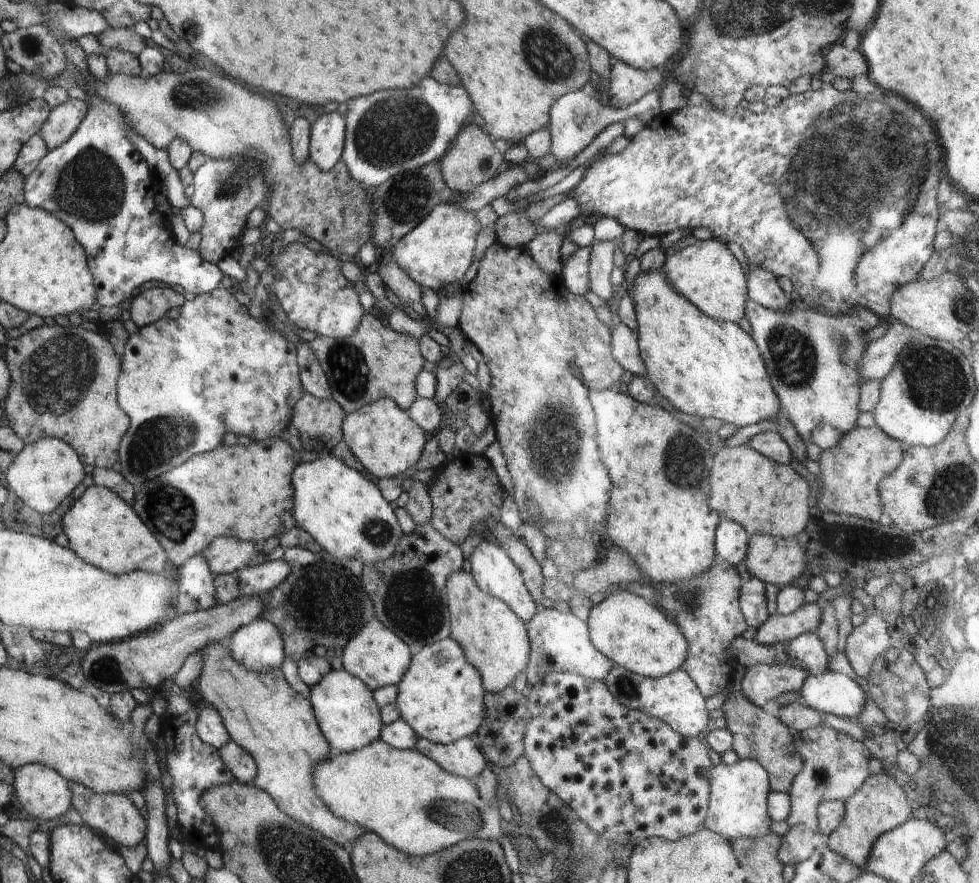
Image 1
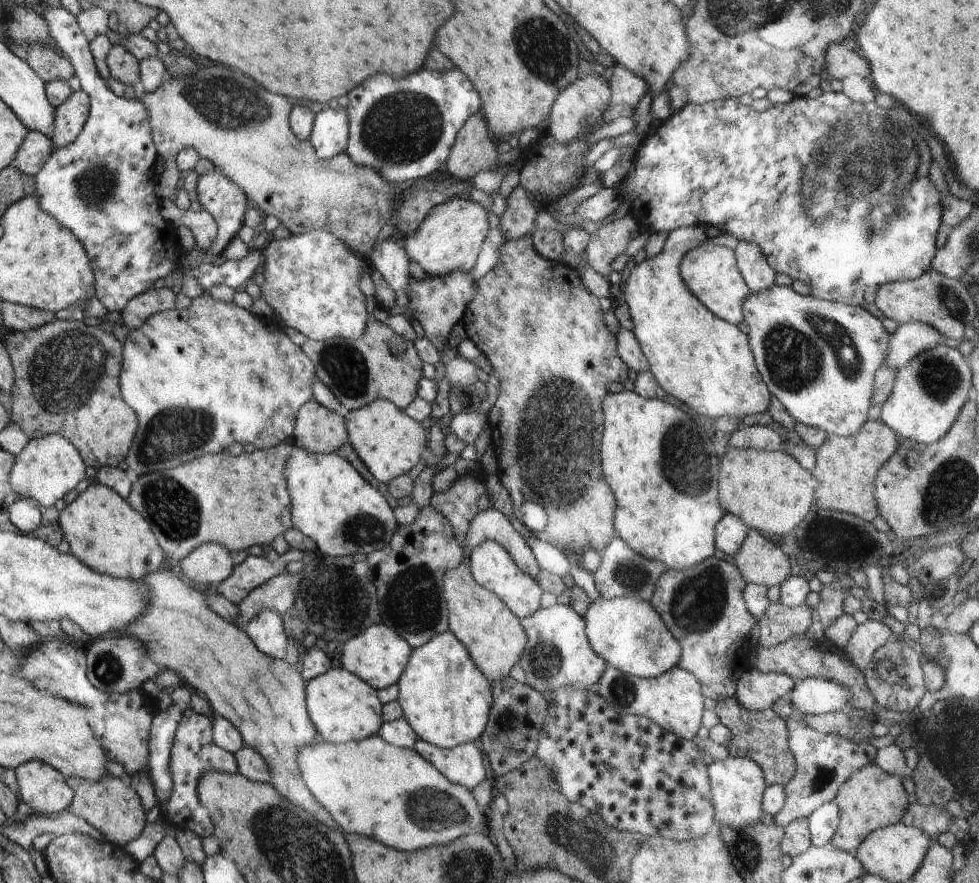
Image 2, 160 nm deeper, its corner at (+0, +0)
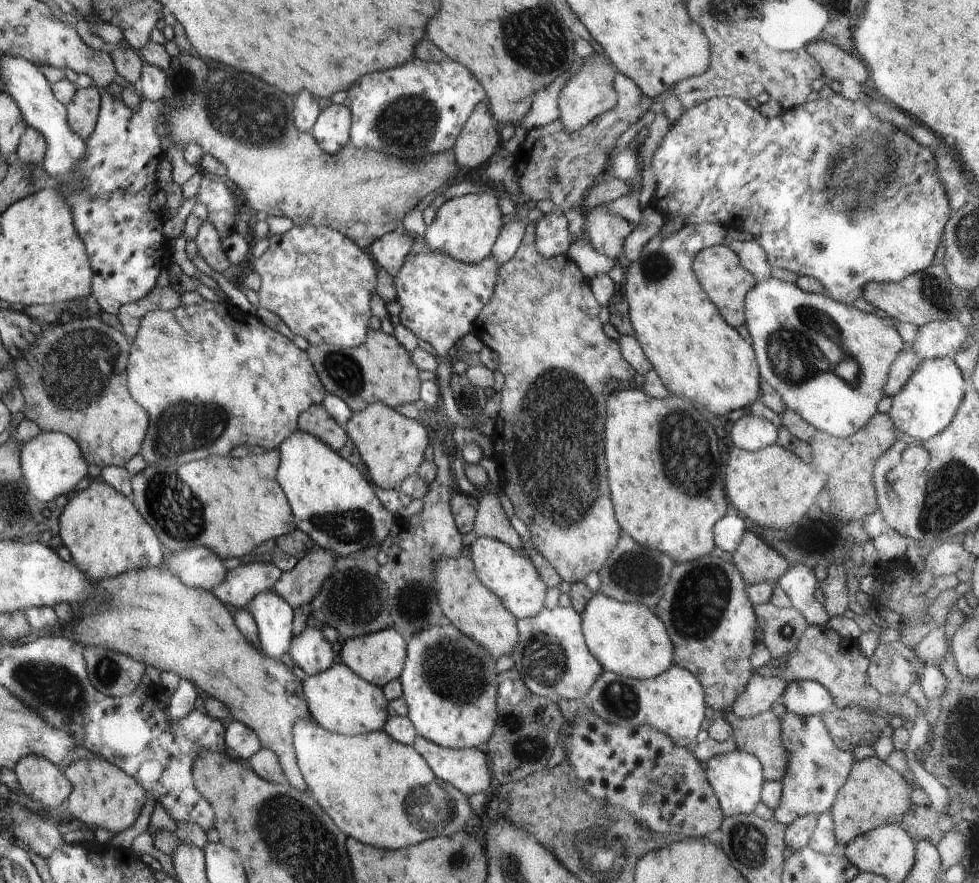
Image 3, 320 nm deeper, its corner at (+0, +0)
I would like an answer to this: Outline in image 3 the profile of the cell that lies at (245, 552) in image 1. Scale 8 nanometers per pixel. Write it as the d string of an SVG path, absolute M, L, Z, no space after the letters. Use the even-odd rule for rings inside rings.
M188 548L188 552L176 551L164 560L164 567L171 570L185 585L194 588L215 588L225 582L226 568L220 556L208 548Z

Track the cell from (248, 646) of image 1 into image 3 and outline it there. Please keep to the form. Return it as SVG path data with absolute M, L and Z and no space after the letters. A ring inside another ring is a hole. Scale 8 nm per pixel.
M268 591L248 606L259 632L261 650L273 659L280 659L291 648L294 636L294 609L274 591Z

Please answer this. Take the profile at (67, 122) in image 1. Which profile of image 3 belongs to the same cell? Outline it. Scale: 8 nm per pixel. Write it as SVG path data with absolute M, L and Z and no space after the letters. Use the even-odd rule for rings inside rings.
M91 87L77 88L72 100L66 105L67 120L71 129L85 141L91 138L98 122L100 106L100 89Z

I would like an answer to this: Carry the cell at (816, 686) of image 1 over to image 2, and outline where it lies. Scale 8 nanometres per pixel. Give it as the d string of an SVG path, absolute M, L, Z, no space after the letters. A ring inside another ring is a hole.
M821 678L796 680L789 698L794 709L804 715L825 715L849 708L847 688Z

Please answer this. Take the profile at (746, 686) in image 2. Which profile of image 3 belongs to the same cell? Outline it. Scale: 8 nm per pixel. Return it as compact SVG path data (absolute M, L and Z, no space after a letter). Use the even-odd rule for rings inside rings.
M754 671L744 692L736 697L730 710L740 718L770 711L772 705L782 698L786 687L787 682L780 677L763 677Z

